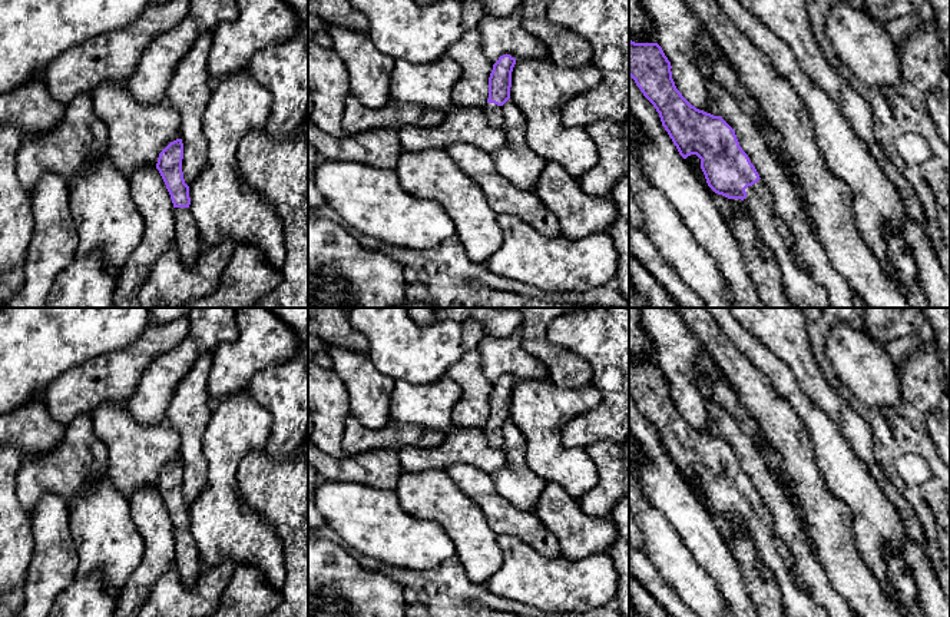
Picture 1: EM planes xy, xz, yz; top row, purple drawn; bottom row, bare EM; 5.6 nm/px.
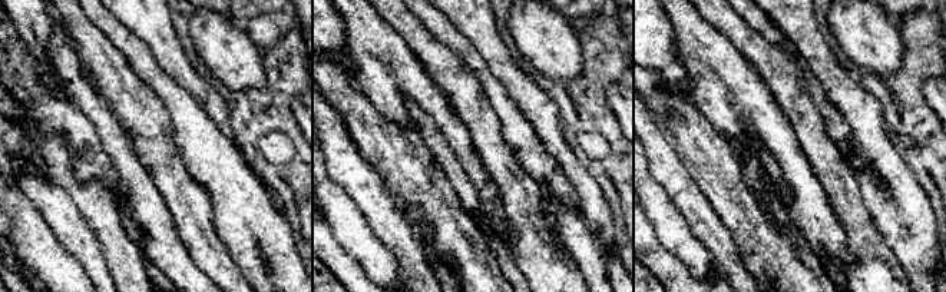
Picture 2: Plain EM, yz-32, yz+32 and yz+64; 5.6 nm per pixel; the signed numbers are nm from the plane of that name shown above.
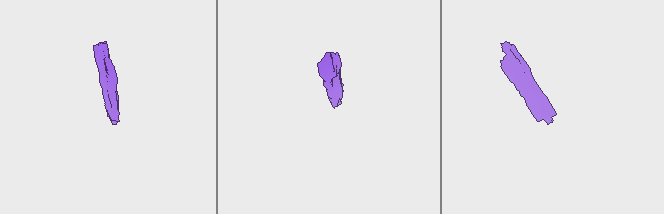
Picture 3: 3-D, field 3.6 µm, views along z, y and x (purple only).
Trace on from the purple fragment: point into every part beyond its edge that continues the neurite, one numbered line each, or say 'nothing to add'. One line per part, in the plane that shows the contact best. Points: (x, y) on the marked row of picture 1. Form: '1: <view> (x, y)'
1: yz (803, 292)

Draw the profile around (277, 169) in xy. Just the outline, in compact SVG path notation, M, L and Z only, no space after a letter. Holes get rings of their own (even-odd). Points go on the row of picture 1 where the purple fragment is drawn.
M264 126L242 137L236 157L244 180L275 208L284 226L285 262L279 271L281 283L251 308L308 308L308 135L301 127L292 136L275 139Z

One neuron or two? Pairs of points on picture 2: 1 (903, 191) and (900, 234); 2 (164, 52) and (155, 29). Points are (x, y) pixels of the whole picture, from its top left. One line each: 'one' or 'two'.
1: one
2: one

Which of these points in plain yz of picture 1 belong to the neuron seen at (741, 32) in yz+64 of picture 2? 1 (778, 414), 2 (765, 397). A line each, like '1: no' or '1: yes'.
1: yes
2: yes

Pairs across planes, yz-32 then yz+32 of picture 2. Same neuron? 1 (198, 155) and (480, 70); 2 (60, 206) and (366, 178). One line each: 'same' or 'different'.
1: same
2: same

